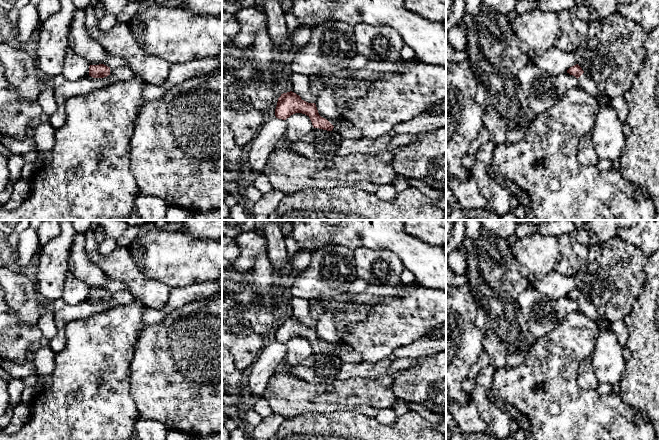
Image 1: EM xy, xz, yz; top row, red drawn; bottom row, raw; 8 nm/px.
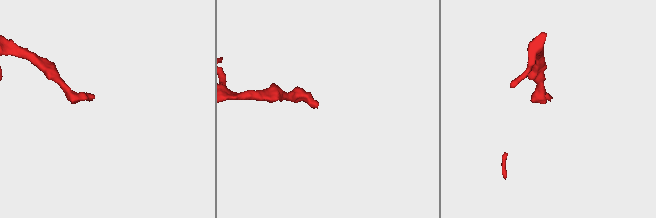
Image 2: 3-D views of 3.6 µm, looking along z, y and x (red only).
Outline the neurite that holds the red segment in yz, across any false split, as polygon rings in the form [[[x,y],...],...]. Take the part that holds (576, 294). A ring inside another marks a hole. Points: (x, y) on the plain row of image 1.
[[[576,288],[567,294],[567,297],[578,303],[579,310],[593,321],[598,319],[598,313],[594,303],[584,297],[582,292]]]

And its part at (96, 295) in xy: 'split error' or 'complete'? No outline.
split error

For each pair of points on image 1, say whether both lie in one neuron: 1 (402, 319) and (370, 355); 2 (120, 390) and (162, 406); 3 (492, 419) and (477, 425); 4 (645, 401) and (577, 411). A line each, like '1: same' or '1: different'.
1: same
2: different
3: different
4: different

